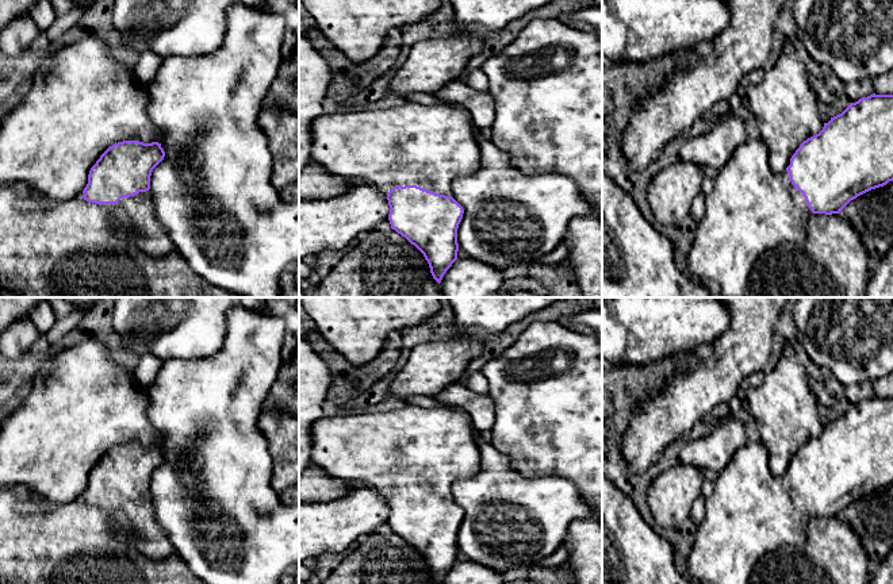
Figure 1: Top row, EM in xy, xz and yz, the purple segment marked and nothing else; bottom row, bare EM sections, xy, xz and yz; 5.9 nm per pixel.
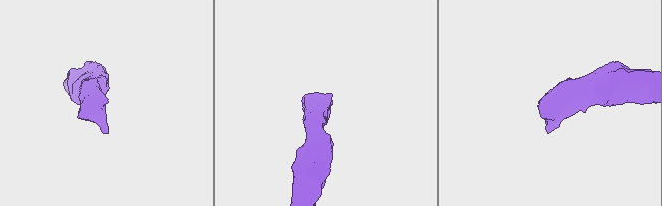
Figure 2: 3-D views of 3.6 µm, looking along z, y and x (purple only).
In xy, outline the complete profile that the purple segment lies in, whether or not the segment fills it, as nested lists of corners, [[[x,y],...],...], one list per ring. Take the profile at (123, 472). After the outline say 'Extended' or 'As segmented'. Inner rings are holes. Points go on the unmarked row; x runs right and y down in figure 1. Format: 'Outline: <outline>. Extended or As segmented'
Outline: [[[123,443],[110,449],[91,470],[80,499],[107,511],[111,533],[153,561],[162,561],[175,548],[158,527],[152,504],[150,479],[164,462],[161,446]]]. Extended

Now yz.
Outline: [[[893,397],[862,400],[824,426],[823,433],[804,443],[779,477],[770,472],[769,450],[762,441],[746,443],[718,473],[705,515],[697,523],[693,548],[686,558],[687,576],[697,584],[748,584],[758,560],[781,546],[798,549],[812,516],[840,516],[858,499],[893,484]]]. Extended

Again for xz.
Outline: [[[405,404],[402,408],[388,412],[323,416],[311,427],[310,465],[323,470],[334,480],[375,488],[386,497],[391,531],[423,557],[433,581],[441,584],[457,562],[457,531],[464,516],[463,510],[453,500],[452,484],[461,477],[474,476],[479,470],[479,445],[472,427],[470,414],[452,406],[425,408]]]. Extended

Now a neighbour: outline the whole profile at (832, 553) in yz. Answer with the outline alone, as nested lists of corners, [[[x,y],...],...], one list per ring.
[[[812,516],[798,549],[781,546],[762,556],[748,584],[867,584],[870,562],[861,538],[840,516]]]

